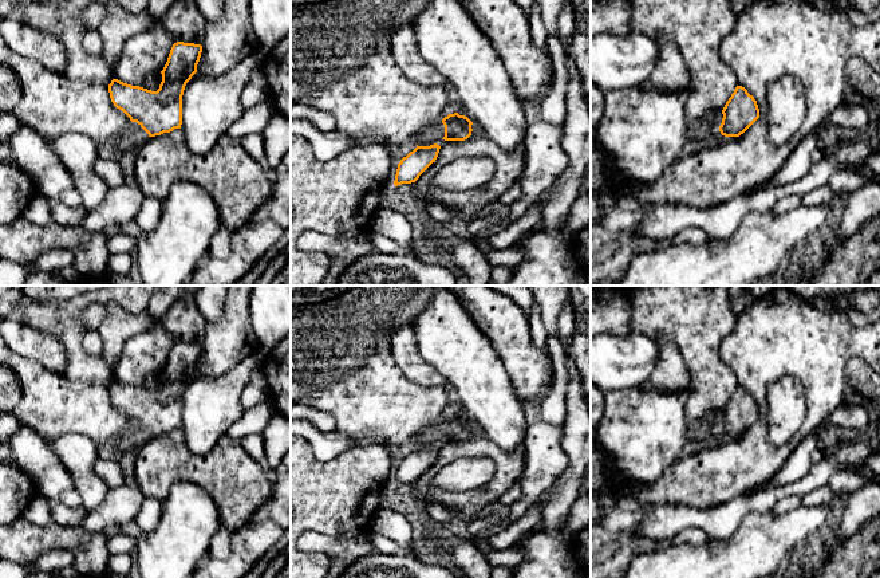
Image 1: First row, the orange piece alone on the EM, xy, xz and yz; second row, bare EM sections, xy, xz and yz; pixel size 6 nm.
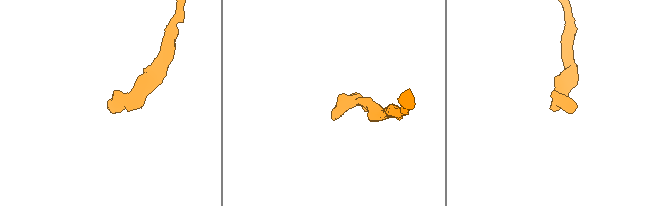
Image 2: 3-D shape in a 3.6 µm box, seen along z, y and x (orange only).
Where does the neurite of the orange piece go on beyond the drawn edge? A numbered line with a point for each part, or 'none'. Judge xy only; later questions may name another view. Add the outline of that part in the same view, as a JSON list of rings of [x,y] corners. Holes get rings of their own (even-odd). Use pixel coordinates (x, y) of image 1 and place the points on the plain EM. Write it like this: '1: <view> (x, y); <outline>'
1: xy (133, 437); [[[131,422],[119,436],[114,449],[121,449],[122,452],[138,451],[147,440],[149,435],[138,425]]]

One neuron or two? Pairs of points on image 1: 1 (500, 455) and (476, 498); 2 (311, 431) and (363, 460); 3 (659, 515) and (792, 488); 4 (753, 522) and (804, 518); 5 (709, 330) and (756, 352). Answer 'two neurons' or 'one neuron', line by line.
1: one neuron
2: two neurons
3: one neuron
4: one neuron
5: two neurons

